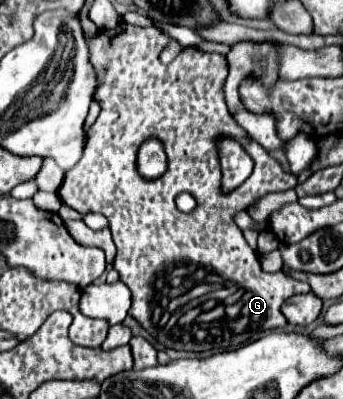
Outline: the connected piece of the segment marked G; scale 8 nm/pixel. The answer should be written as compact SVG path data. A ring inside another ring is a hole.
M122 24L118 34L106 34L108 30L96 32L94 36L84 36L90 50L90 62L98 76L94 100L100 104L100 116L88 132L88 142L84 146L82 160L65 174L60 196L64 204L78 210L80 214L100 212L108 218L114 244L118 244L114 268L118 270L120 280L132 292L130 316L136 318L140 326L148 330L166 348L190 352L204 352L212 348L236 348L252 340L260 332L284 328L288 322L280 312L282 302L294 294L310 292L310 286L306 282L294 280L282 270L266 272L260 264L258 252L248 246L248 242L242 236L242 230L234 224L232 216L238 210L246 210L248 204L252 204L252 200L260 198L266 192L294 188L298 184L298 176L292 172L284 172L282 166L256 140L250 140L246 136L244 128L234 124L234 118L226 108L222 92L228 76L228 64L222 54L202 52L194 46L188 46L176 56L174 62L162 64L162 48L166 48L166 44L170 44L172 38L160 28ZM222 134L240 140L254 160L254 172L230 194L222 194L218 190L221 168L216 140ZM148 136L160 138L168 154L168 170L158 180L144 180L136 170L138 146ZM180 192L190 192L198 200L198 208L194 212L184 214L174 206L174 198ZM182 282L192 286L192 316L186 308L172 308L172 294L182 294L180 290L172 288L184 288ZM162 314L168 318L176 318L176 324L162 322Z

